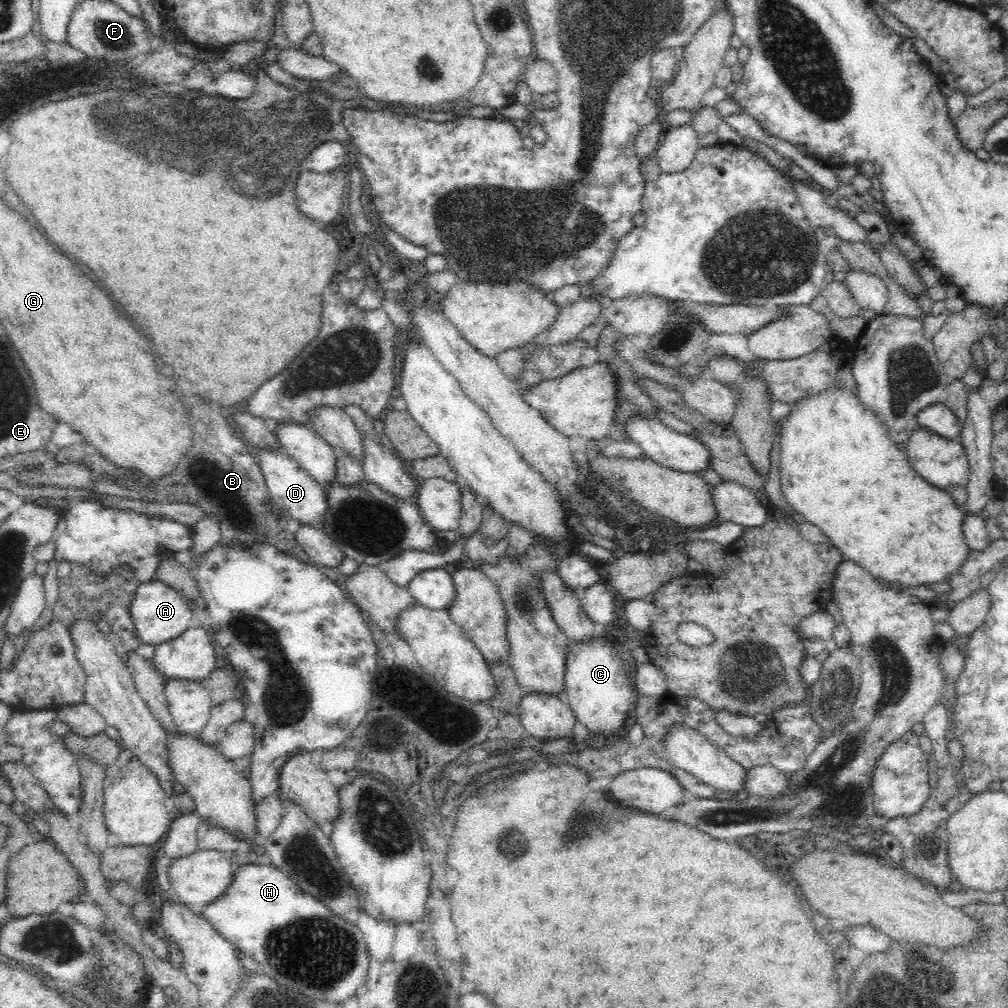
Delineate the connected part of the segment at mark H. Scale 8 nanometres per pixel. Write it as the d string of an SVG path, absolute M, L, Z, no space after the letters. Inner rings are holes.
M270 863L238 866L233 870L233 880L224 894L204 907L200 916L238 952L254 959L263 972L278 984L303 992L310 998L326 999L329 1004L346 1001L366 981L369 956L358 925L349 924L329 912L320 900L303 892L284 872Z

